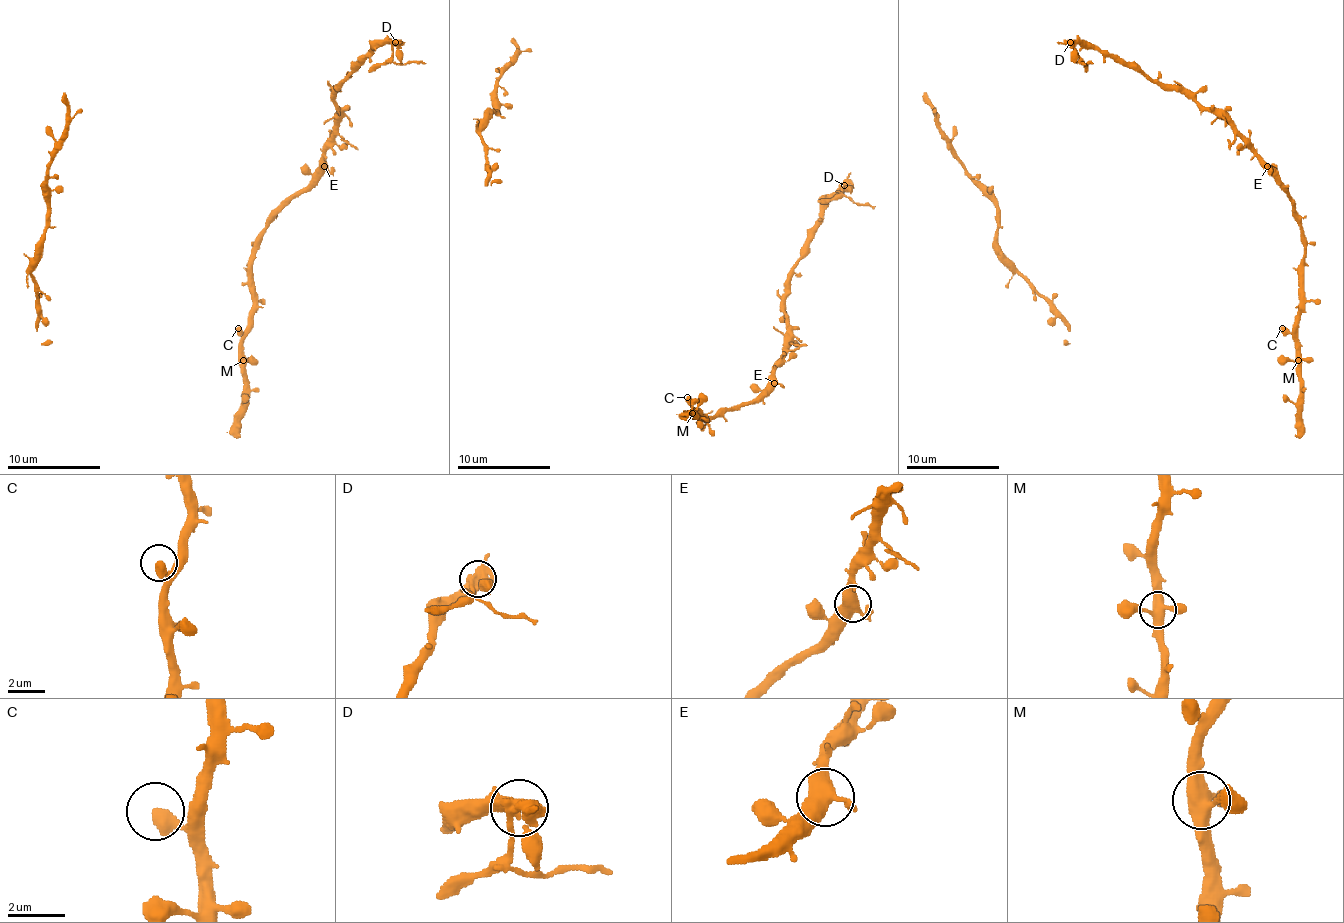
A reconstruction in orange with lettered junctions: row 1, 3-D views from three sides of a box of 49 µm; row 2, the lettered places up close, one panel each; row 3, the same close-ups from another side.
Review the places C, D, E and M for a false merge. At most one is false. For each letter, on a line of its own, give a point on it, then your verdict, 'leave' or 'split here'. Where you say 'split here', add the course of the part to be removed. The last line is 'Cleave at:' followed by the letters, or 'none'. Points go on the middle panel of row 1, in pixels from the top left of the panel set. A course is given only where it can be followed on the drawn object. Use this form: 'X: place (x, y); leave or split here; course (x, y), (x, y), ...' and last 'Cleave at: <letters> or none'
C: place (687, 397); leave
D: place (844, 185); split here; course (844, 185), (842, 194), (856, 203), (870, 203), (874, 208)
E: place (774, 383); leave
M: place (692, 413); leave
Cleave at: D

